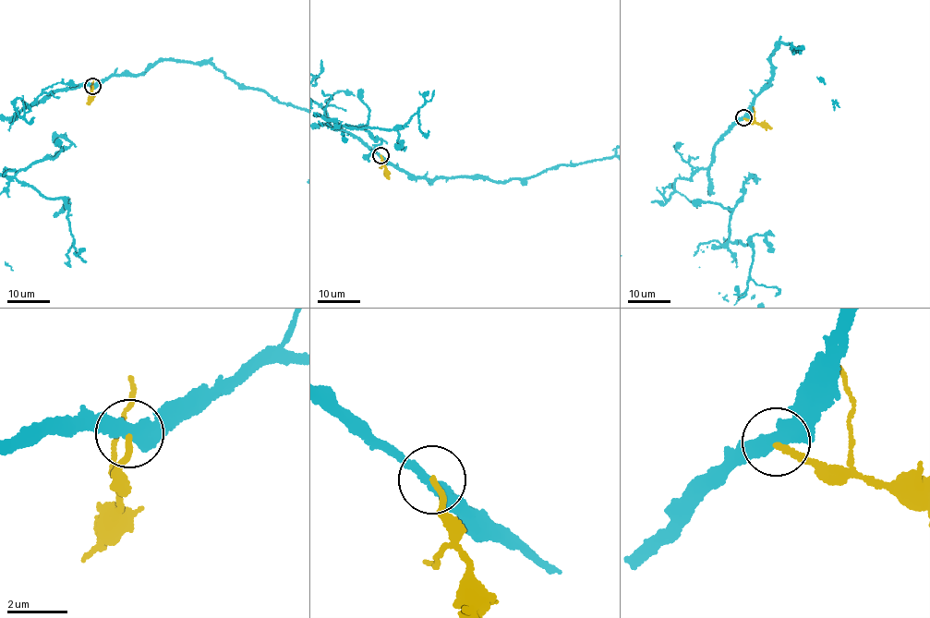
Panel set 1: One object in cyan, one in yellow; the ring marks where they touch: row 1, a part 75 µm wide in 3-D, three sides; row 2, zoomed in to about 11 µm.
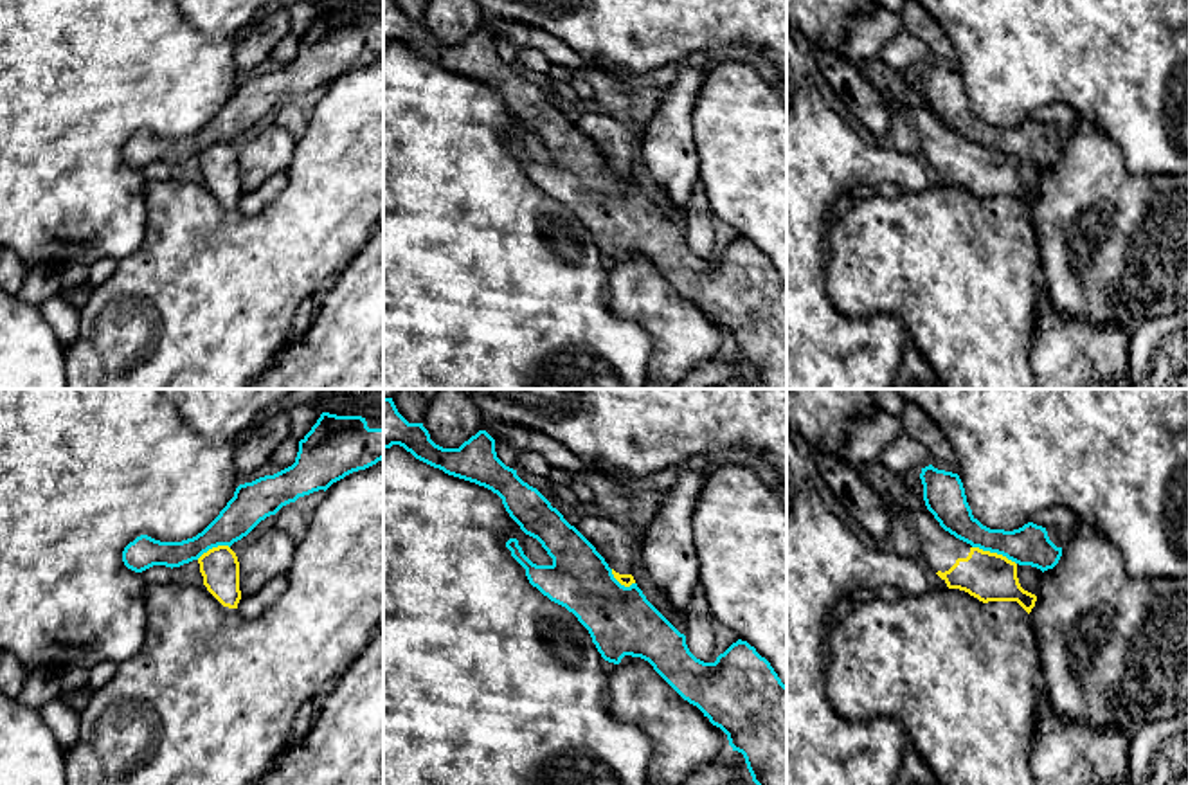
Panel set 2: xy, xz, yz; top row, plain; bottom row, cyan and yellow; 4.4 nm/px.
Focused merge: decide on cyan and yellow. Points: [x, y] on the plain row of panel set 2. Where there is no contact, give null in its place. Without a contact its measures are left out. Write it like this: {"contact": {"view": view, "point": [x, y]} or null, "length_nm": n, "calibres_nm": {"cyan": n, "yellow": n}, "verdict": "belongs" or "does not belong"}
{"contact": {"view": "yz", "point": [994, 148]}, "length_nm": 220, "calibres_nm": {"cyan": 180, "yellow": 220}, "verdict": "does not belong"}

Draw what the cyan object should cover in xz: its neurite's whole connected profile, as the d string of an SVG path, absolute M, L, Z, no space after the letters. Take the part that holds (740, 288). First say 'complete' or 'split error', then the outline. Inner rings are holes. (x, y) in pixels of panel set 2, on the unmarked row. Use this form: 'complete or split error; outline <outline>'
complete; outline M383 0L383 47L392 41L448 72L497 90L520 126L536 135L553 155L551 162L536 162L524 151L517 135L506 139L511 153L526 166L529 180L578 214L605 257L619 261L625 252L648 257L684 297L727 331L729 342L743 351L761 389L787 389L787 283L754 243L738 236L715 259L697 256L686 232L646 196L637 180L621 182L596 144L536 85L497 54L495 36L486 27L479 27L459 45L443 45L430 36L423 20L409 20L394 0Z

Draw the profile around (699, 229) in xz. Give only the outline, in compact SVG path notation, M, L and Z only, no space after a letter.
M700 182L693 187L684 218L684 232L689 248L704 259L715 259L718 252L715 247L713 214Z

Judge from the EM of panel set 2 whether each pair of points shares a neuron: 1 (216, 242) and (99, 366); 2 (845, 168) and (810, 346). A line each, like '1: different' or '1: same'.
1: same
2: same

